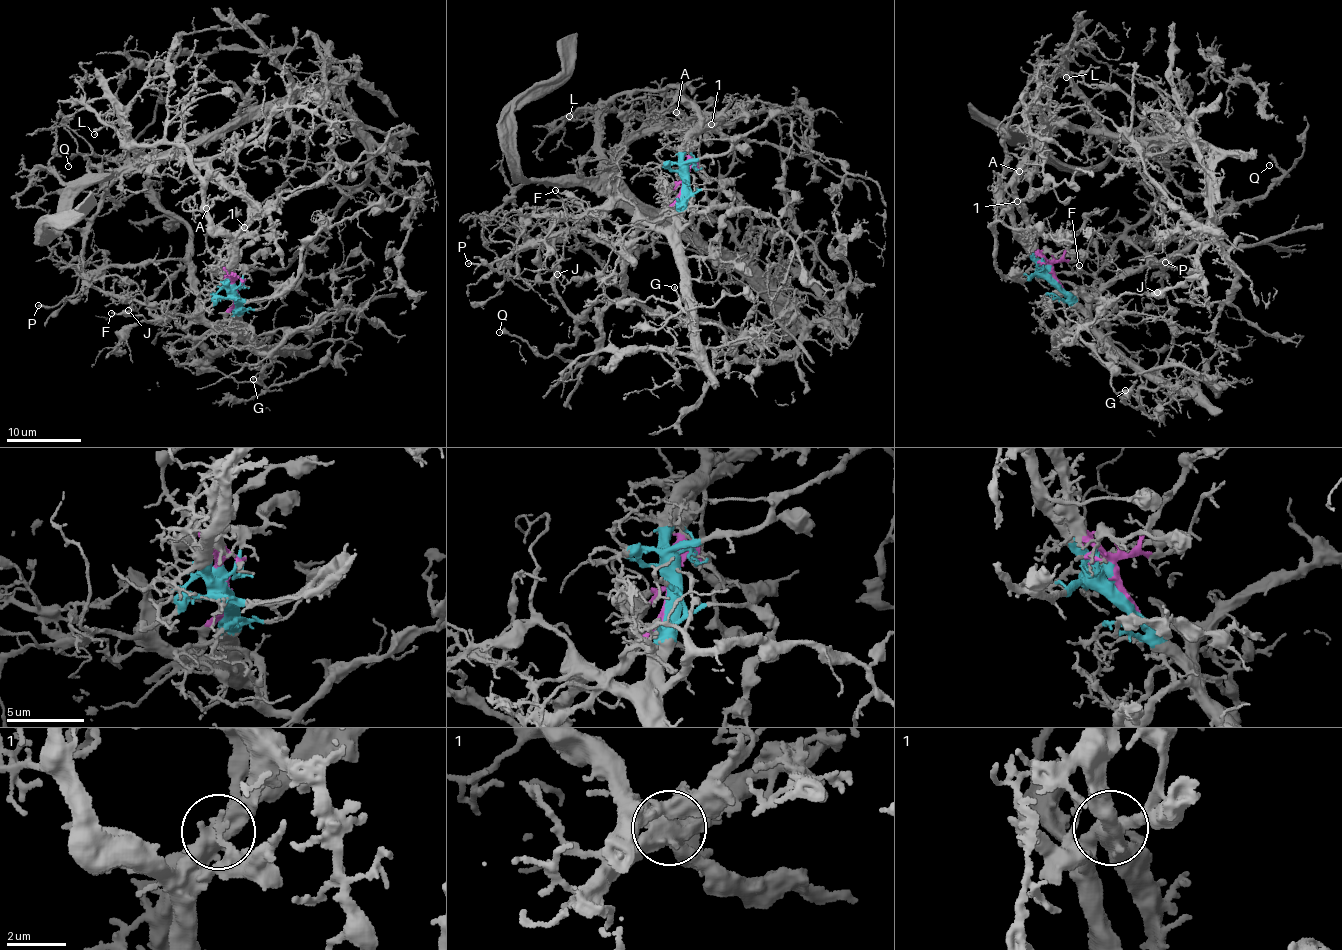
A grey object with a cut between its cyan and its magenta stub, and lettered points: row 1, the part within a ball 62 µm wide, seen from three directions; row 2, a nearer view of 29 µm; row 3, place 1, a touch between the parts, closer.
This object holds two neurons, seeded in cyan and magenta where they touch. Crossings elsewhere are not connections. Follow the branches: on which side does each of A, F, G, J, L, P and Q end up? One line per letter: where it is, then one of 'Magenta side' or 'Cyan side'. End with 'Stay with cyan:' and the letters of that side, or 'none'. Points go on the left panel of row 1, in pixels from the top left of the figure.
A: Place: (206, 208). Magenta side
F: Place: (111, 313). Cyan side
G: Place: (253, 379). Cyan side
J: Place: (128, 310). Cyan side
L: Place: (94, 134). Magenta side
P: Place: (38, 305). Cyan side
Q: Place: (68, 166). Cyan side
Stay with cyan: F, G, J, P, Q

